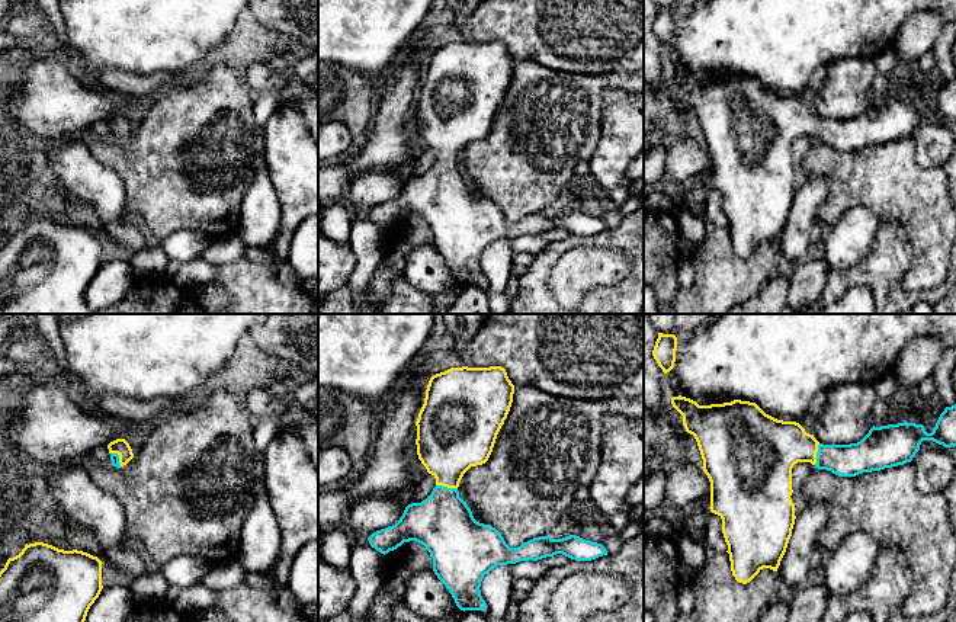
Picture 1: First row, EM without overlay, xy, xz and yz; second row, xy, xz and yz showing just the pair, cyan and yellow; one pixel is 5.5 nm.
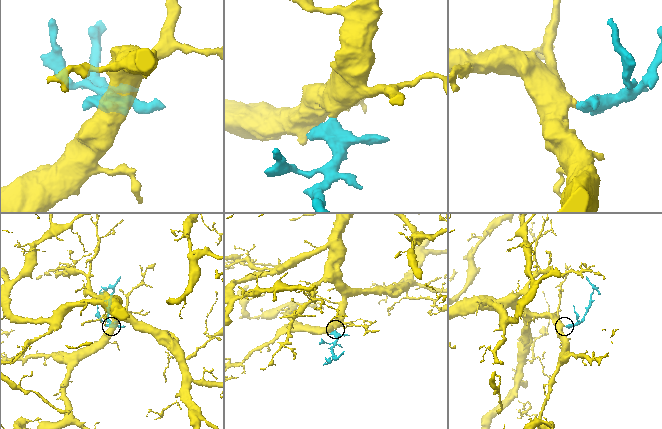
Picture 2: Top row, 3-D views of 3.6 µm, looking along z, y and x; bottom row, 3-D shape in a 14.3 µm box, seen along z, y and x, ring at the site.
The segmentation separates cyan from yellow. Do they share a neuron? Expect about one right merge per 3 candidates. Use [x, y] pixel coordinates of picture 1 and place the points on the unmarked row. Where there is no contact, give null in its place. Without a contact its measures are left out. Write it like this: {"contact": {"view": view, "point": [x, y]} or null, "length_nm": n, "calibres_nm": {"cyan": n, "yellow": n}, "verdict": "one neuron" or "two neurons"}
{"contact": {"view": "xz", "point": [446, 162]}, "length_nm": 120, "calibres_nm": {"cyan": 320, "yellow": 360}, "verdict": "one neuron"}

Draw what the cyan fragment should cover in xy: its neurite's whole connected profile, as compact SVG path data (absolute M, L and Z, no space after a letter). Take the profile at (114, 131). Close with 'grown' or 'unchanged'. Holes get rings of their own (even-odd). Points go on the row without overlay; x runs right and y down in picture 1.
M116 113L108 119L112 140L121 142L126 140L132 132L132 124L125 113Z | grown

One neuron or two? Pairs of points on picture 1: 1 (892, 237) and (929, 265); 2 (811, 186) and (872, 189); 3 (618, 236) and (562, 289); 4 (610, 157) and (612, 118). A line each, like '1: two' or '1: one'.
1: two
2: two
3: two
4: one

